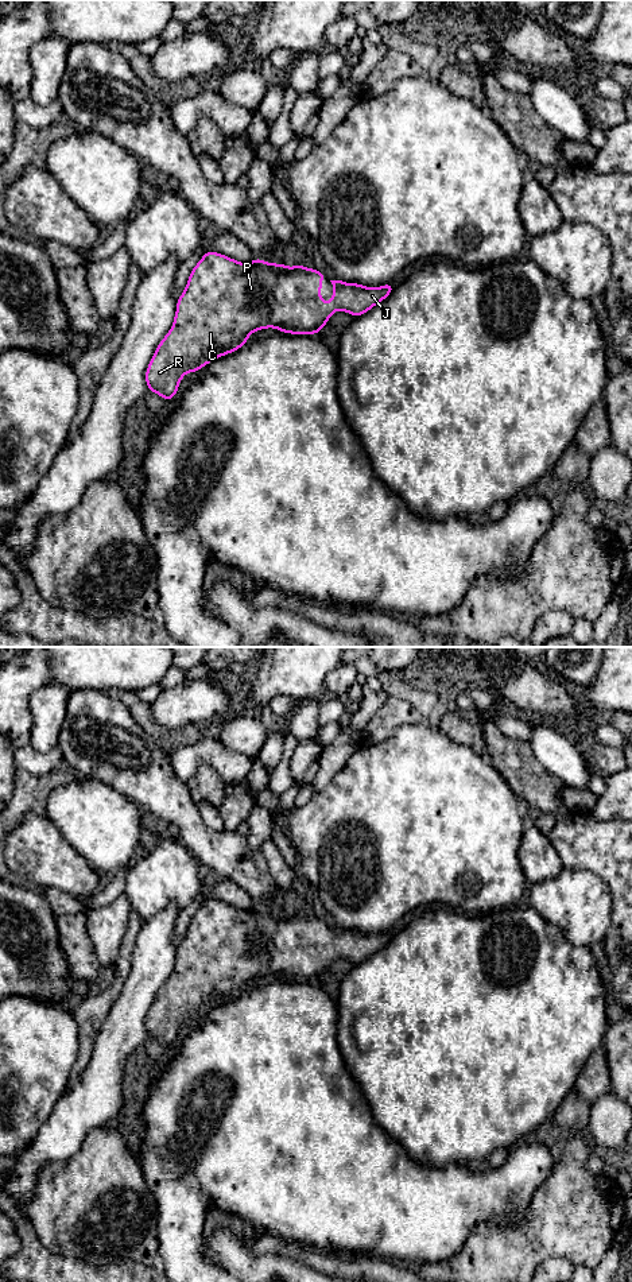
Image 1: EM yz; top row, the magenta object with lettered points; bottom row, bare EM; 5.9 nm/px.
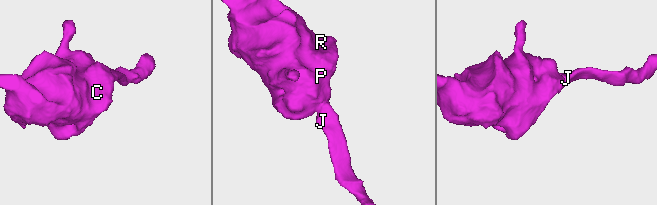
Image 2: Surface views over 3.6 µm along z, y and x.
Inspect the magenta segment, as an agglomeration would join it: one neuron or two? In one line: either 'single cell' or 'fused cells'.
single cell

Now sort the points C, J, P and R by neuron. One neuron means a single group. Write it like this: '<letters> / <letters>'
C J P R

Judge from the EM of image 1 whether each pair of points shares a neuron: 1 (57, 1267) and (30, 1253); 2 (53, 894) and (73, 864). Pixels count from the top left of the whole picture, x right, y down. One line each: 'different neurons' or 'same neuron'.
1: same neuron
2: different neurons

